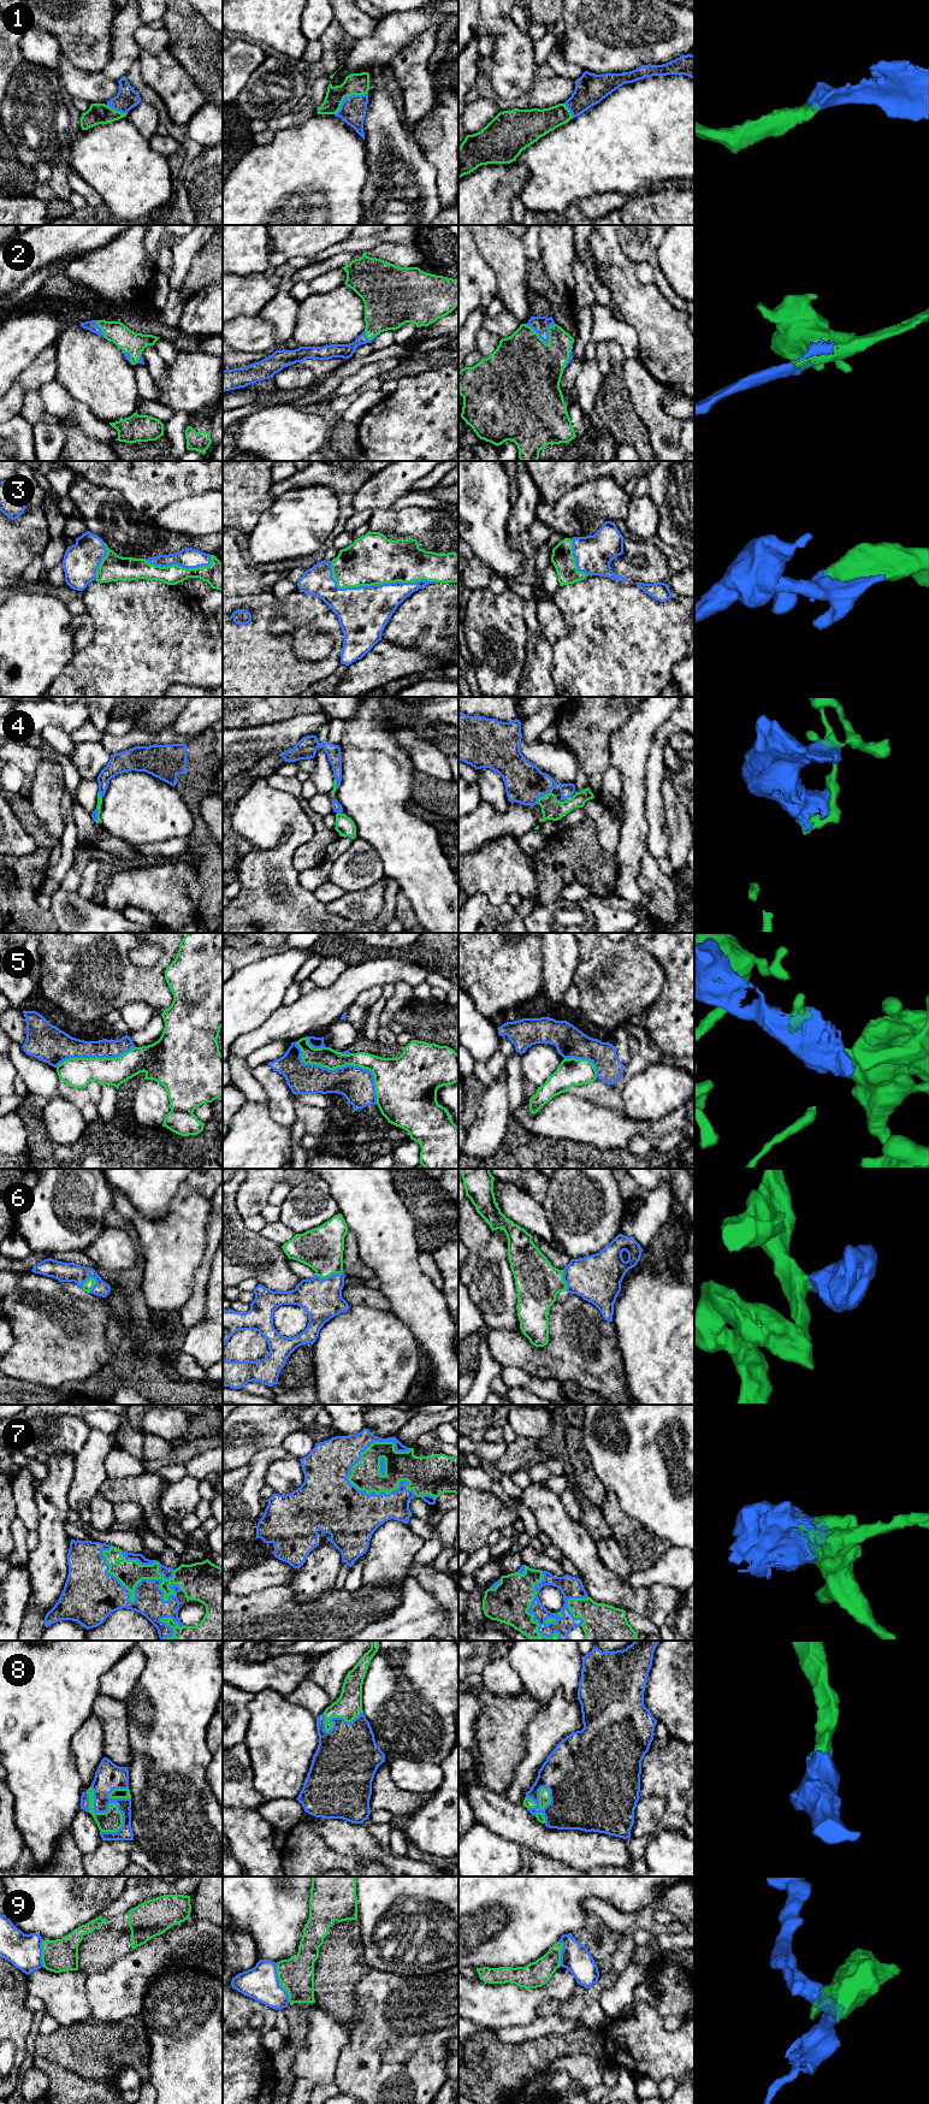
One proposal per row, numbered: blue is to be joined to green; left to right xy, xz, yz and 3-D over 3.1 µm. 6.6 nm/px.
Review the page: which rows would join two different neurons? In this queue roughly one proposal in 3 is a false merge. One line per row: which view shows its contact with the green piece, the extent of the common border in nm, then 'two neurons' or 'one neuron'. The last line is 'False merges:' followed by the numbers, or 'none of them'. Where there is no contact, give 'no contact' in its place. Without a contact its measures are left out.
1: xz | 260 nm | one neuron
2: yz | 200 nm | one neuron
3: xz | 700 nm | one neuron
4: yz | 130 nm | two neurons
5: xz | 700 nm | two neurons
6: xy | 120 nm | one neuron
7: xy | 600 nm | one neuron
8: xy | 360 nm | one neuron
9: xz | 280 nm | two neurons
False merges: 4, 5, 9

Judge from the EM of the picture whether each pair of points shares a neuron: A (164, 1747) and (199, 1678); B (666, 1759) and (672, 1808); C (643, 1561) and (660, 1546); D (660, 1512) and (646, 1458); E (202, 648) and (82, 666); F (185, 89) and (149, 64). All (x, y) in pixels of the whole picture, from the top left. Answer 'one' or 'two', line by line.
A: one
B: one
C: one
D: one
E: one
F: one

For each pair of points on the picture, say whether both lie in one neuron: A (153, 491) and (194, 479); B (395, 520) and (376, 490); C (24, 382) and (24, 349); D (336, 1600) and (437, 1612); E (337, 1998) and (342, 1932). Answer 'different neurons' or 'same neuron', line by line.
A: same neuron
B: different neurons
C: different neurons
D: different neurons
E: same neuron

